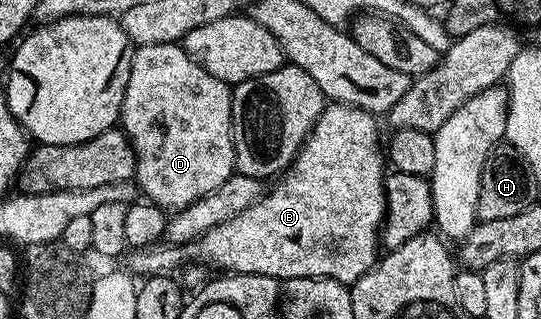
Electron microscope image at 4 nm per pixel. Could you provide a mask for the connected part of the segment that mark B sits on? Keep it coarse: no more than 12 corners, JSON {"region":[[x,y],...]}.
{"region":[[330,103],[259,202],[134,277],[193,261],[352,286],[379,259],[374,113]]}

